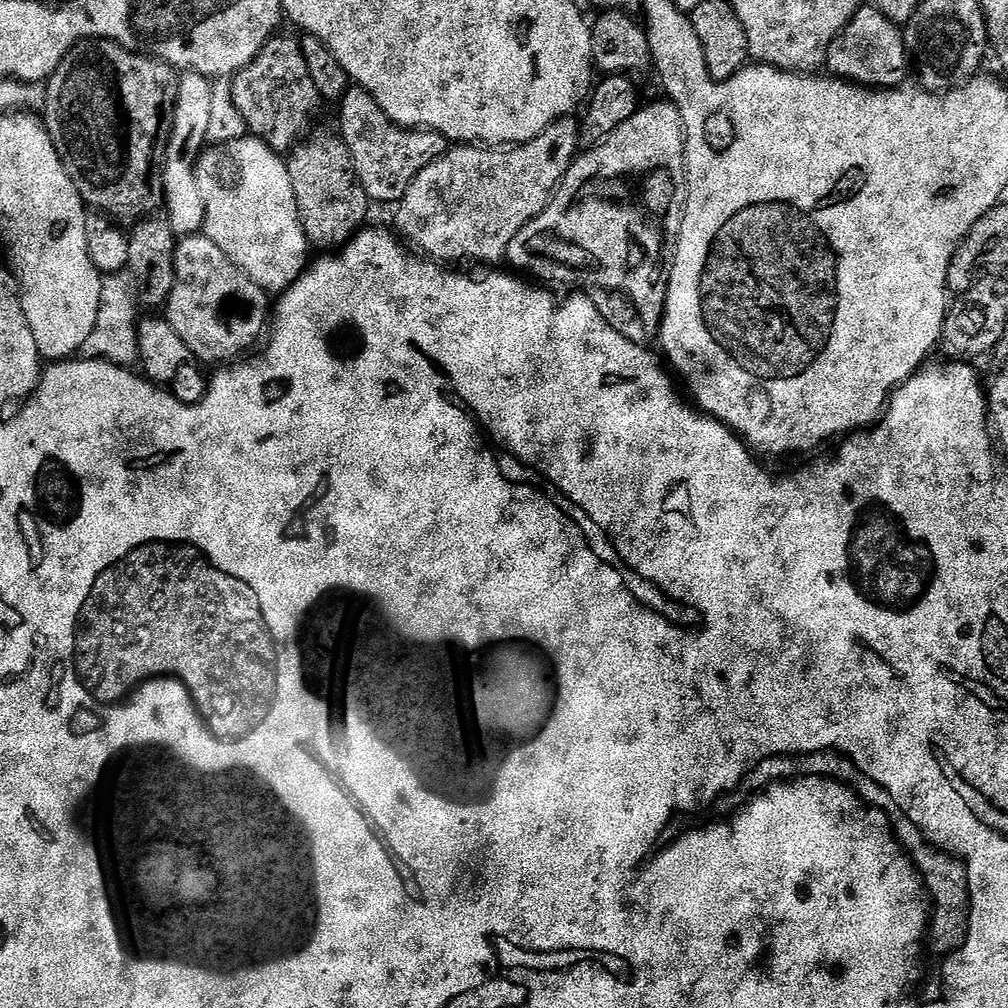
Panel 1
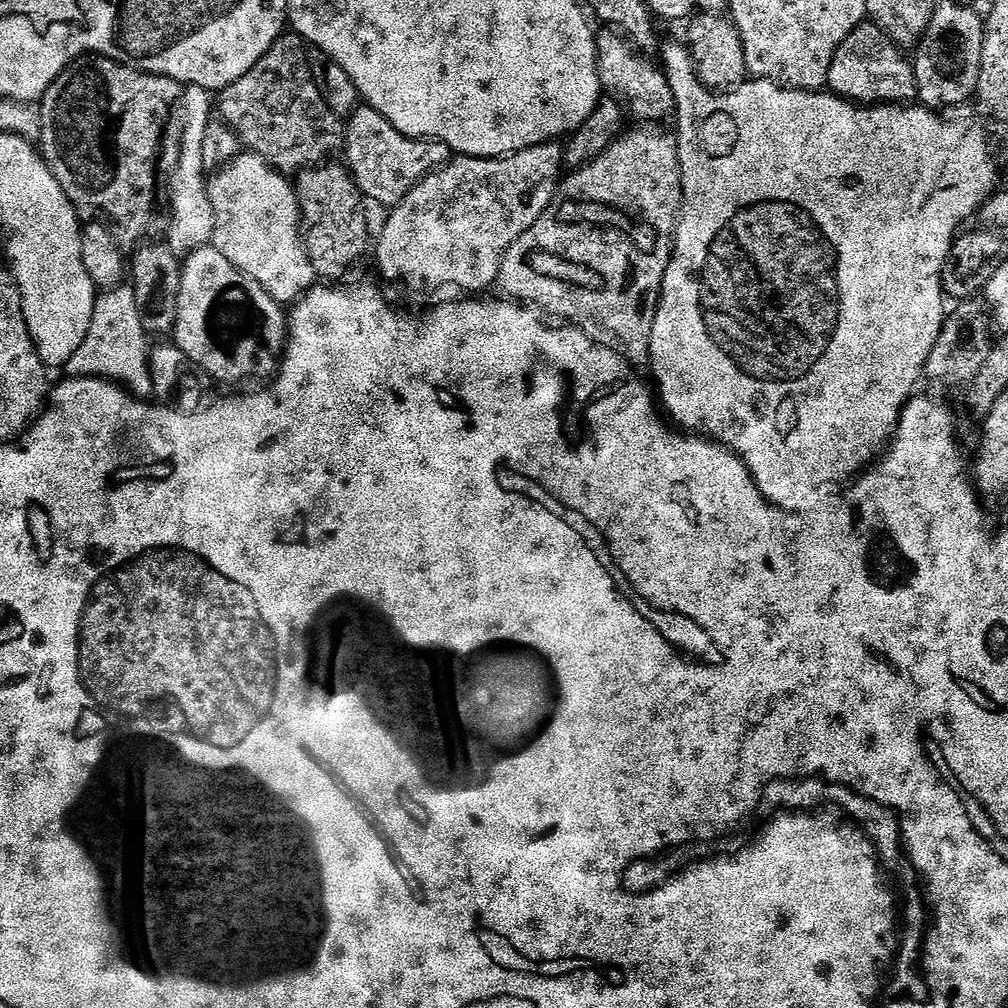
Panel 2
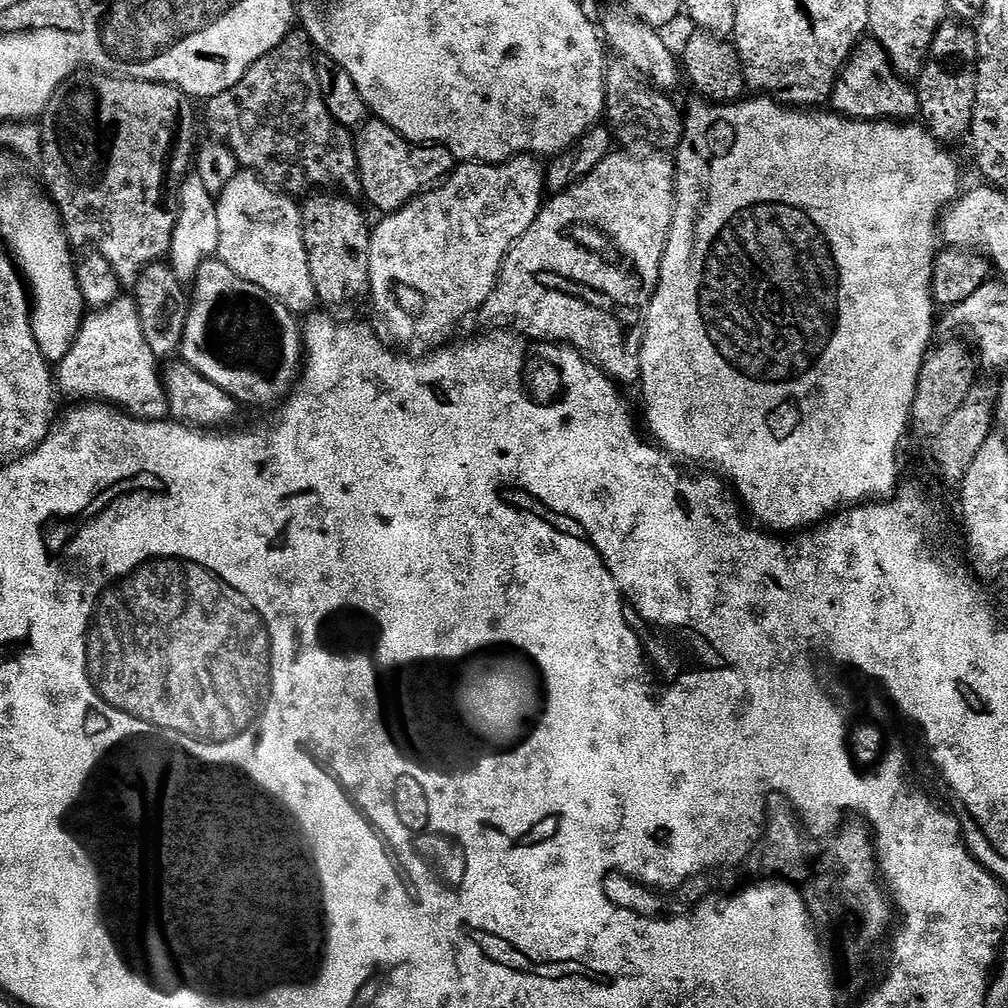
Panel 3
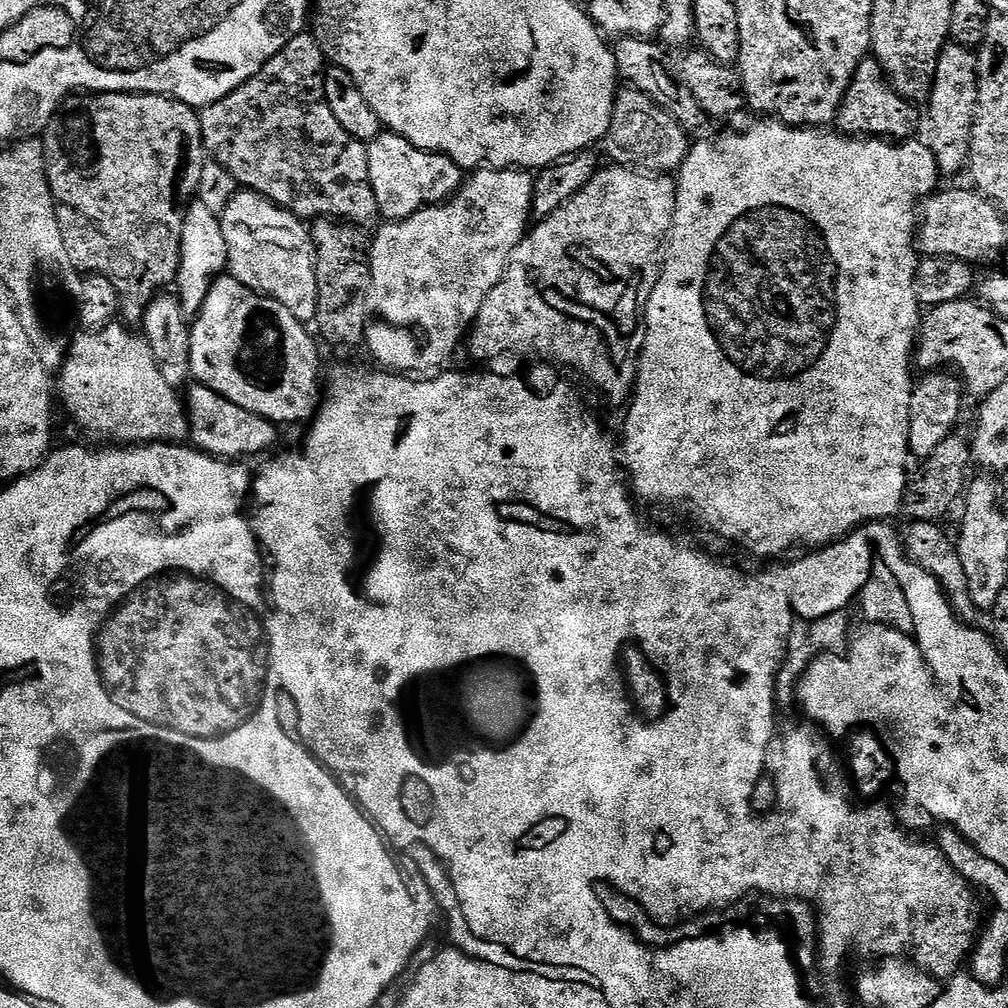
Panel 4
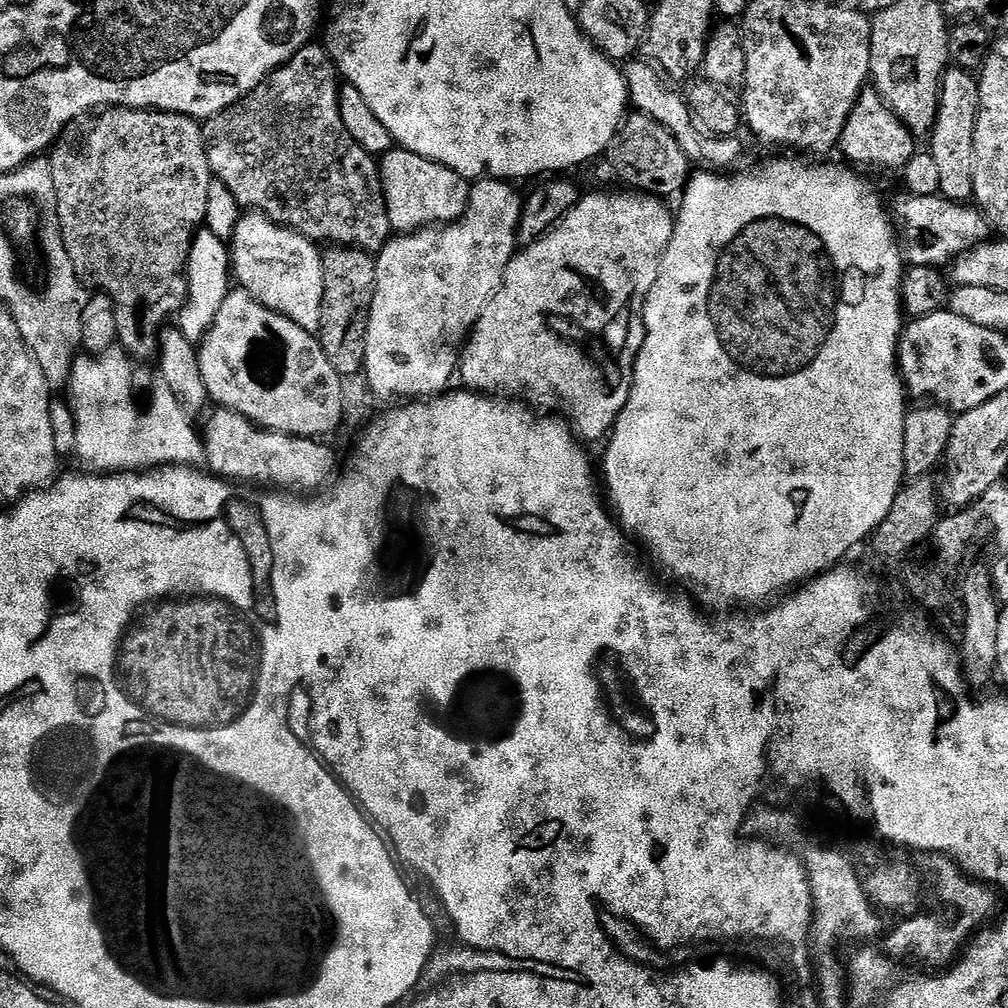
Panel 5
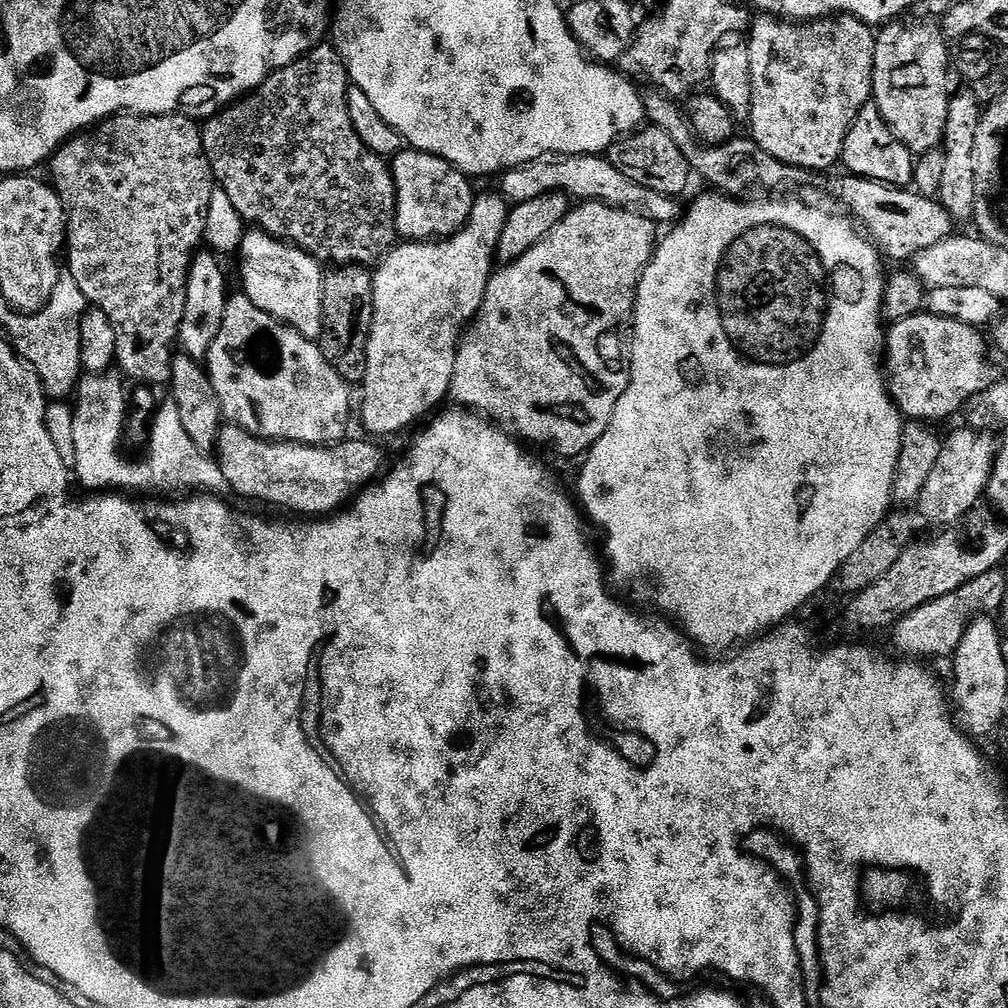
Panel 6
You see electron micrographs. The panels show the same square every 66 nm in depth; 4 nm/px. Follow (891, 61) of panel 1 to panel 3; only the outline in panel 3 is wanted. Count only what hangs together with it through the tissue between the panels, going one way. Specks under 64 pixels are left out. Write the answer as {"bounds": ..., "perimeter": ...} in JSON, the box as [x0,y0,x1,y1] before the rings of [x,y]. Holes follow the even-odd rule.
{"bounds":[830,38,920,122],"perimeter":[[[864,38],[852,49],[850,58],[840,71],[840,79],[832,91],[830,108],[845,120],[912,122],[920,116],[920,93],[897,74],[878,41]]]}

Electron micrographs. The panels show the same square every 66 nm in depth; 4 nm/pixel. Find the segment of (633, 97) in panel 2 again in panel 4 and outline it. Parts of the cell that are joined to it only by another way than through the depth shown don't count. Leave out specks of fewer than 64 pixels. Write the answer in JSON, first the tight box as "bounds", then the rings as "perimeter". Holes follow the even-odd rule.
{"bounds":[602,87,690,174],"perimeter":[[[621,87],[616,93],[610,130],[602,141],[602,148],[608,151],[613,165],[645,174],[672,174],[688,157],[690,140],[684,137],[684,128],[674,117],[667,116],[652,104],[655,103],[649,102],[635,88]]]}

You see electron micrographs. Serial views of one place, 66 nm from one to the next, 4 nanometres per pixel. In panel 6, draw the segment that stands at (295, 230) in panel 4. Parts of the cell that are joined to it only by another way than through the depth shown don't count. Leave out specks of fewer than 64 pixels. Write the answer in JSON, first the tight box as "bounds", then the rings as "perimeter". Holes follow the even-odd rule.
{"bounds":[238,230,326,341],"perimeter":[[[263,230],[245,231],[238,253],[239,260],[240,276],[244,279],[243,295],[248,296],[258,310],[266,310],[266,314],[289,324],[308,340],[319,341],[324,329],[322,298],[326,275],[320,261],[315,260],[309,252],[277,240]]]}

